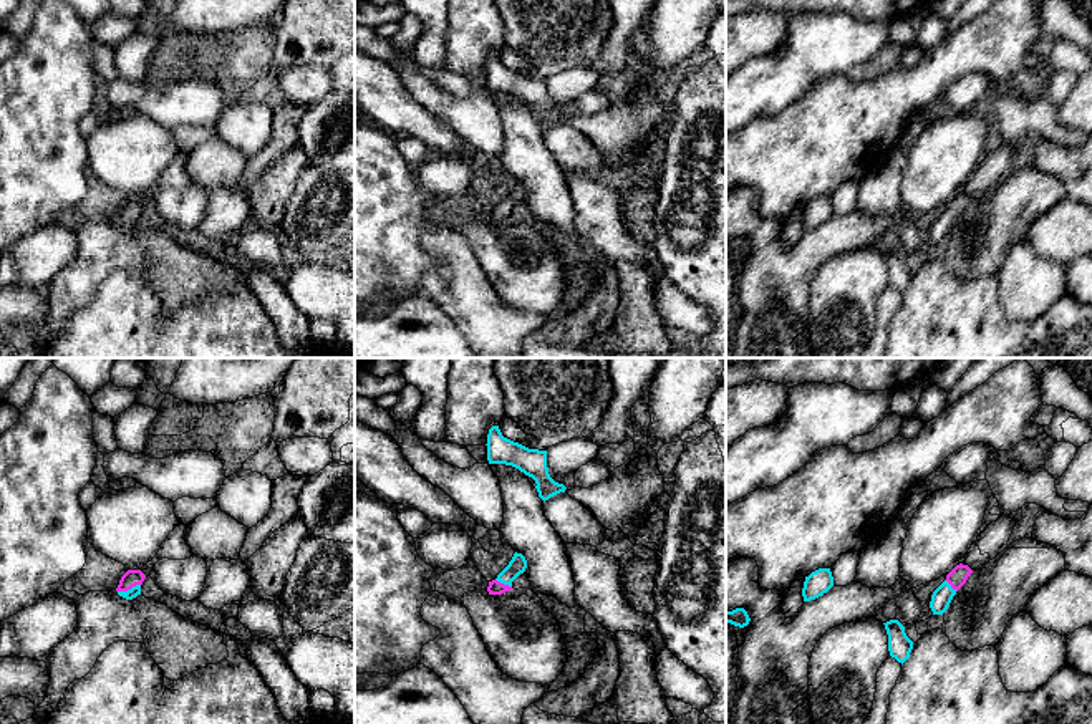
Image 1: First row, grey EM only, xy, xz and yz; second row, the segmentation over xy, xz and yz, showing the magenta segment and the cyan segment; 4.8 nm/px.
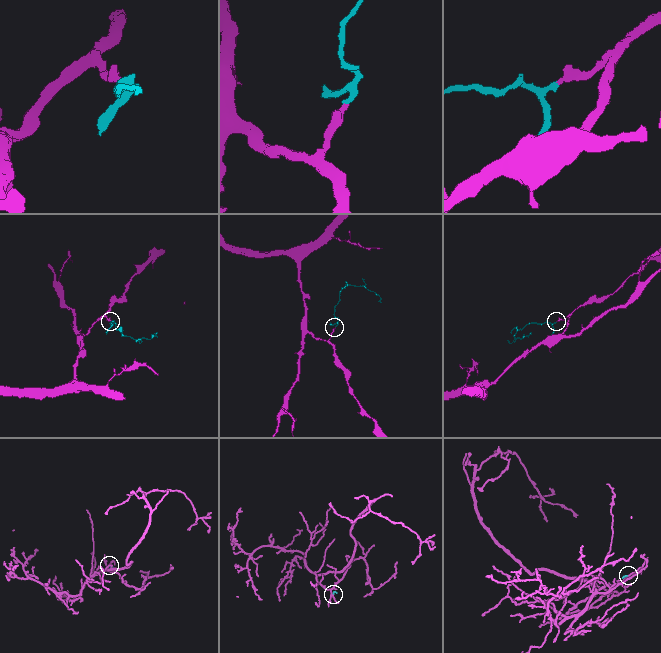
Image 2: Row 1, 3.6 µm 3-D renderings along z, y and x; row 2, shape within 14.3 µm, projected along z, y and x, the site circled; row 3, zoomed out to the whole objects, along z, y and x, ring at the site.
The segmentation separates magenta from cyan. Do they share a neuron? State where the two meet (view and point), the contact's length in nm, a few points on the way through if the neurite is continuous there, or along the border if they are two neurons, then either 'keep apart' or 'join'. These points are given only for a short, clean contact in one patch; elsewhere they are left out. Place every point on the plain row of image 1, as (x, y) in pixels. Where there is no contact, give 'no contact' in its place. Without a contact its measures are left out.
meets magenta in xy at (128, 217); contact 120 nm long; runs through xy (131, 206), (128, 217), (131, 222); join

